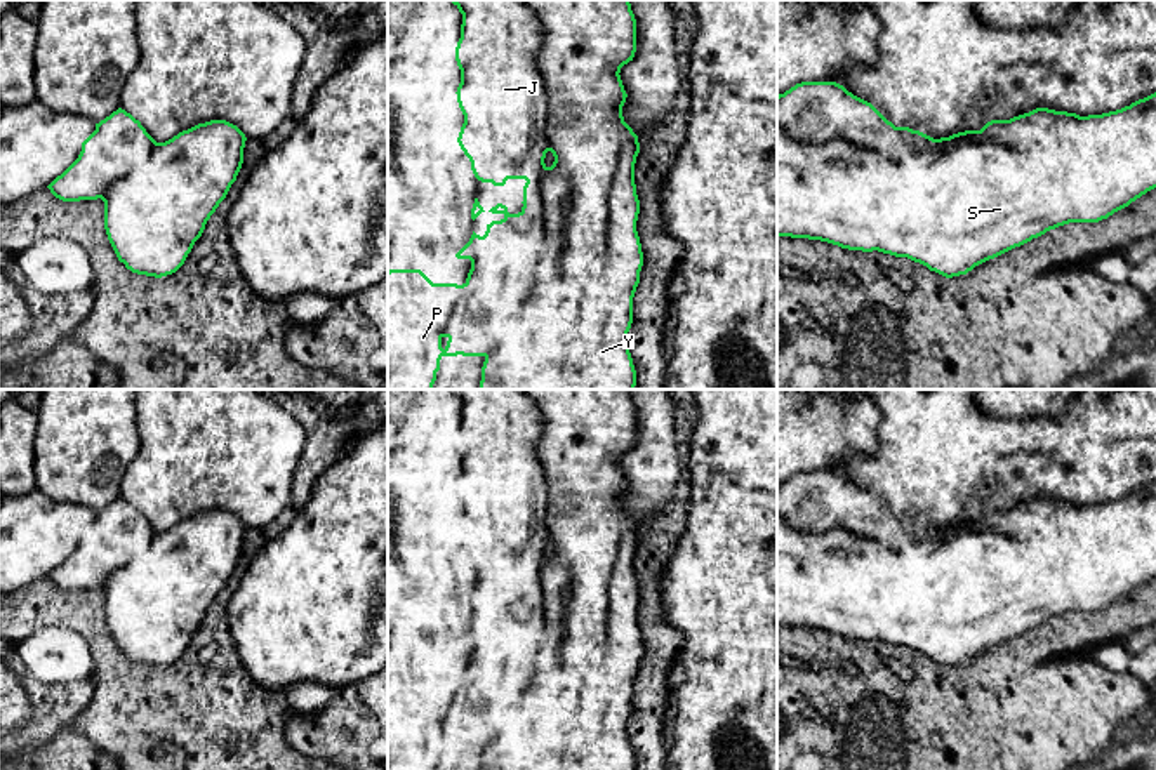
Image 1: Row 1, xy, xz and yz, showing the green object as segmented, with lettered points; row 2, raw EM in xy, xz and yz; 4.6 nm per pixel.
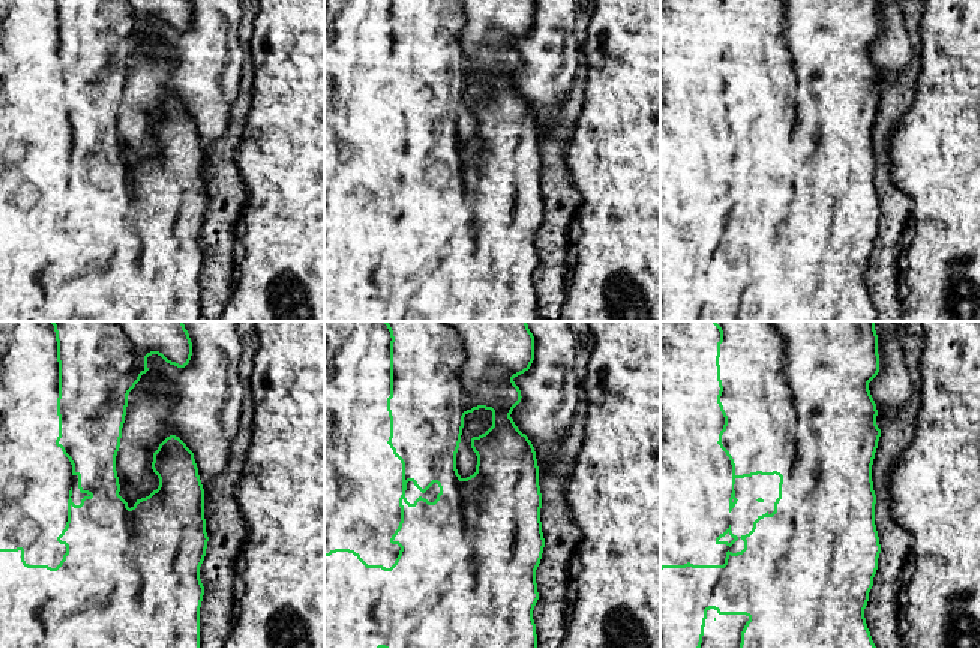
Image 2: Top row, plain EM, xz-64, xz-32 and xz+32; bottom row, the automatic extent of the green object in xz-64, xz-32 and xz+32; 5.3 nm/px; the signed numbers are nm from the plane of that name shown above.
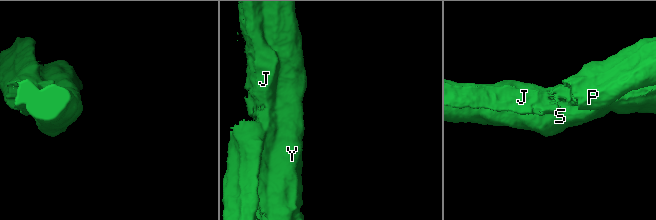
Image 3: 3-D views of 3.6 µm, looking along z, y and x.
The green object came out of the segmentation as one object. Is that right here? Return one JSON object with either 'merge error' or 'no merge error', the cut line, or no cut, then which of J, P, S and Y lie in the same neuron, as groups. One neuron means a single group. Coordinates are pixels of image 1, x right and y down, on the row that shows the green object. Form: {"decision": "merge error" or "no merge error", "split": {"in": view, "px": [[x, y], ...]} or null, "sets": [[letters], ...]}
{"decision": "merge error", "split": {"in": "xz", "px": [[546, 167], [541, 178], [546, 266], [506, 338], [485, 358]]}, "sets": [["J", "S", "Y"], ["P"]]}

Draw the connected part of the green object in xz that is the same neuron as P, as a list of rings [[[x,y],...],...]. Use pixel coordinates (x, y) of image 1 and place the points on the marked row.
[[[546,163],[527,179],[523,207],[509,214],[497,203],[488,212],[502,214],[487,224],[483,236],[473,231],[455,254],[469,259],[471,269],[462,285],[433,283],[421,269],[388,271],[388,389],[433,389],[443,356],[490,356],[516,322],[534,283],[546,268],[548,243],[541,181]]]

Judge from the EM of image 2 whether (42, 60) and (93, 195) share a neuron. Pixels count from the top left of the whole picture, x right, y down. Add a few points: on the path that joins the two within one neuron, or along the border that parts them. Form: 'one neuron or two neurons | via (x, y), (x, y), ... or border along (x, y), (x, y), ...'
one neuron | via (42, 95), (42, 147), (59, 164)

